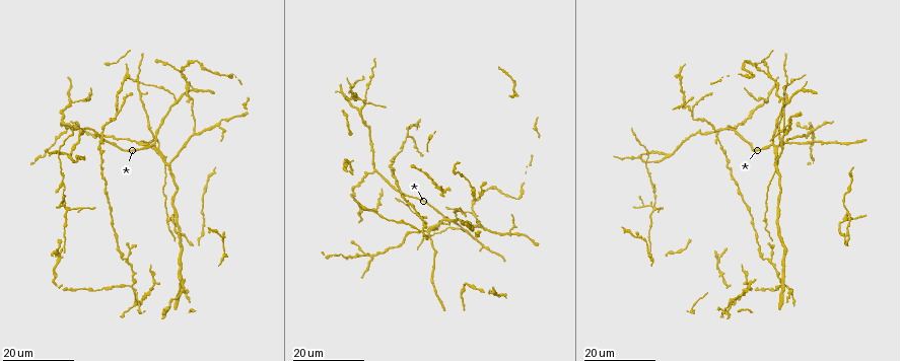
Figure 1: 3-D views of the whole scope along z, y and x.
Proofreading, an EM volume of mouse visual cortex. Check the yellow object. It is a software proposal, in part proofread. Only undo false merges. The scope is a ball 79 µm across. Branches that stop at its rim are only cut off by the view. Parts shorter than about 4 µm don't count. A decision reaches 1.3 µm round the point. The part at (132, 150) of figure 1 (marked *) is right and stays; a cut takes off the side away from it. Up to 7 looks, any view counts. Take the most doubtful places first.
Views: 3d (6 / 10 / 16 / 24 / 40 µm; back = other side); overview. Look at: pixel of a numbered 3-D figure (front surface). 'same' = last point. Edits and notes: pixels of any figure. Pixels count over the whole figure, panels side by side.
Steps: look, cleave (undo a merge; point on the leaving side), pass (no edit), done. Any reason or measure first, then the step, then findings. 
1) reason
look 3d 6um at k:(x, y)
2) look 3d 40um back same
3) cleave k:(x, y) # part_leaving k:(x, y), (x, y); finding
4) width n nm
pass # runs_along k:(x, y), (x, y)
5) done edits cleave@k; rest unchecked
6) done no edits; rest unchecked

look 3d 24um at 1:(789, 126)

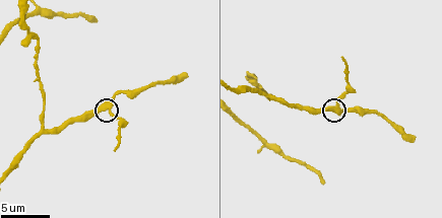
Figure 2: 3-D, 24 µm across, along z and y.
look 3d 6um at 2:(338, 107)

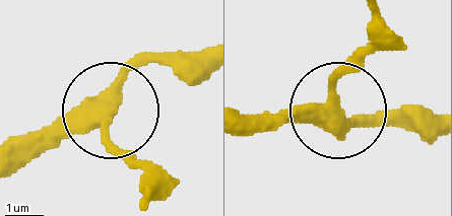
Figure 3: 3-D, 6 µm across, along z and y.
arms 4
pass # runs_along 3:(21, 168), (106, 117), (119, 149), (154, 185); all the same neuron

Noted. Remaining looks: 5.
three arms meet
look 3d 16um at 1:(74, 101)

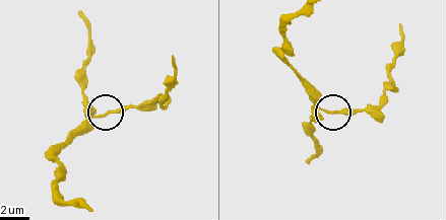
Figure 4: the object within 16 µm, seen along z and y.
zoom in
look 3d 10um same

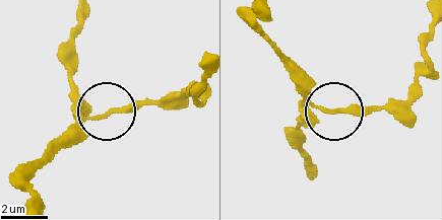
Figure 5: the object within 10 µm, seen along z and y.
arms 3
pass # runs_along 5:(32, 204), (32, 174), (104, 115), (89, 111), (66, 66); one neuron here

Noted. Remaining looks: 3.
arms part here
look 3d 24um at 1:(441, 191)

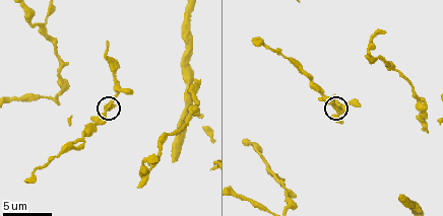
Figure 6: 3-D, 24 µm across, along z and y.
look 3d 6um at 6:(111, 100)

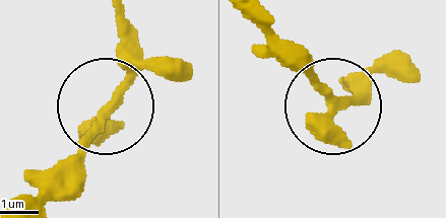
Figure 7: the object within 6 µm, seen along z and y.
arms 3
pass # continuous, no second neuron

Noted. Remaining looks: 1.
done no edits; rest unchecked

